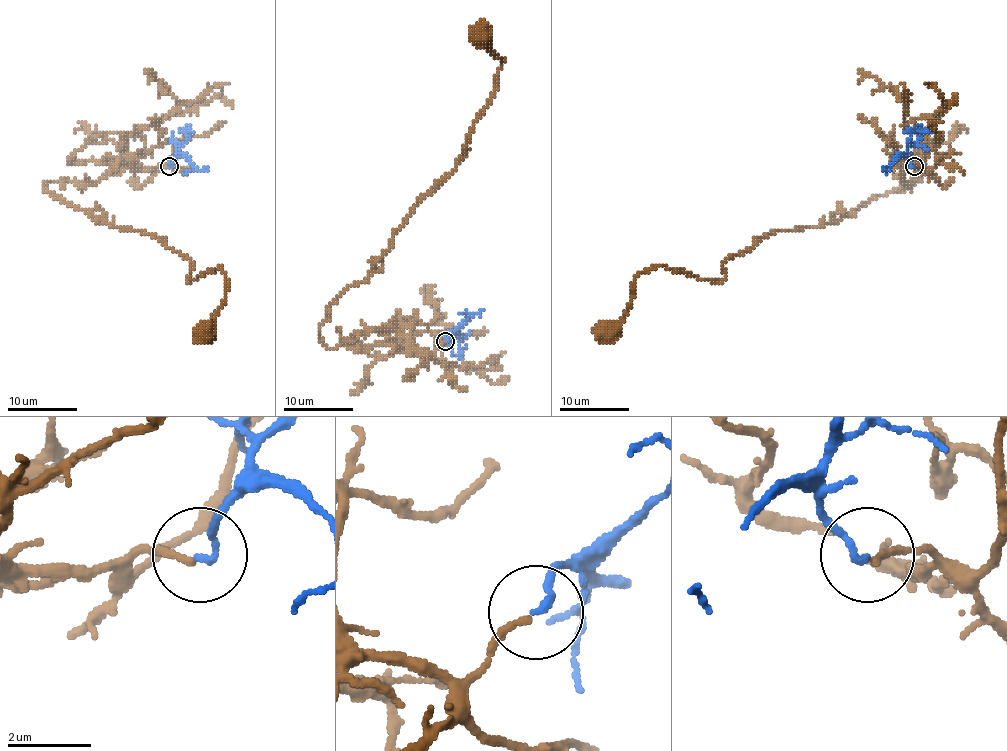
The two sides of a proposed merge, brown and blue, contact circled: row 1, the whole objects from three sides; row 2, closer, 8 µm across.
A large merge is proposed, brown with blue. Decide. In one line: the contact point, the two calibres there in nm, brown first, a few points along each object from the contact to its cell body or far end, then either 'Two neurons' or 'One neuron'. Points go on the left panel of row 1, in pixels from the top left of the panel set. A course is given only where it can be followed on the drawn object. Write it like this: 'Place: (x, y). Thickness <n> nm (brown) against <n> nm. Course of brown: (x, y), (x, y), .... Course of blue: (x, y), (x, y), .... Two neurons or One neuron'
Place: (169, 166). Thickness 160 nm (brown) against 150 nm. Course of brown: (168, 166), (42, 187), (154, 235), (189, 280), (219, 264), (224, 303), (203, 334). Course of blue: (168, 166), (189, 133), (182, 128). One neuron

